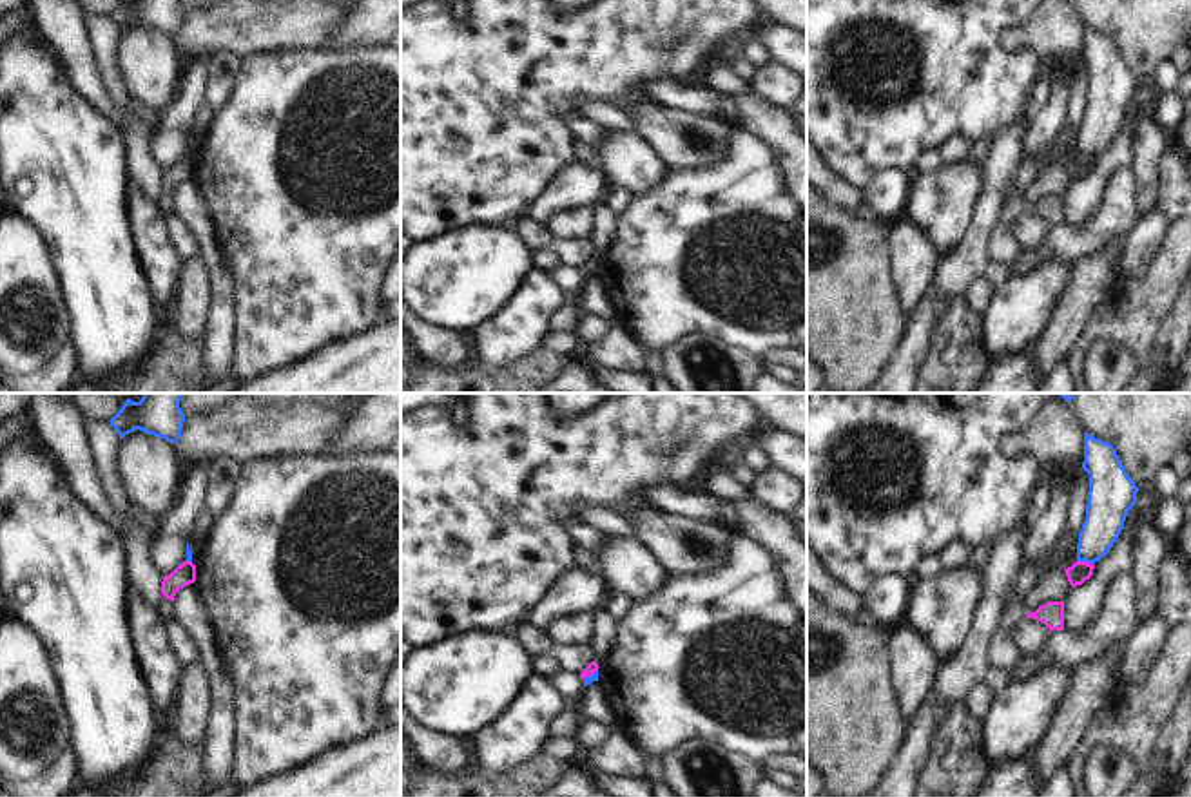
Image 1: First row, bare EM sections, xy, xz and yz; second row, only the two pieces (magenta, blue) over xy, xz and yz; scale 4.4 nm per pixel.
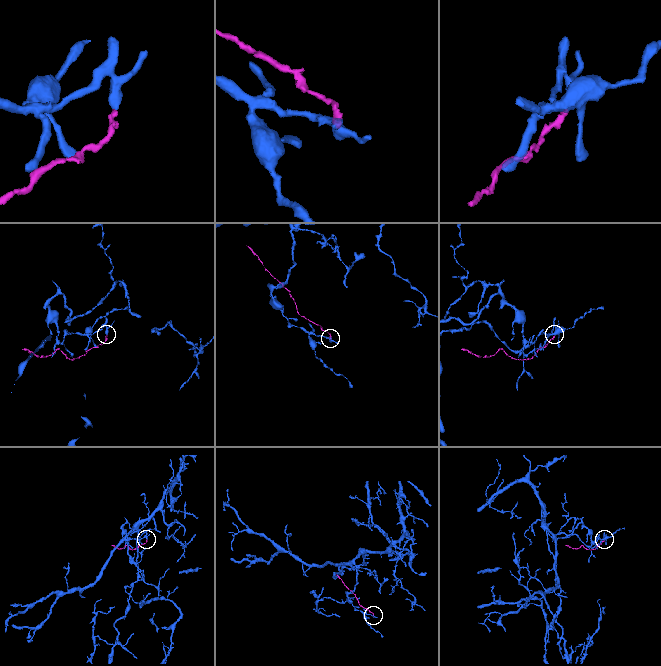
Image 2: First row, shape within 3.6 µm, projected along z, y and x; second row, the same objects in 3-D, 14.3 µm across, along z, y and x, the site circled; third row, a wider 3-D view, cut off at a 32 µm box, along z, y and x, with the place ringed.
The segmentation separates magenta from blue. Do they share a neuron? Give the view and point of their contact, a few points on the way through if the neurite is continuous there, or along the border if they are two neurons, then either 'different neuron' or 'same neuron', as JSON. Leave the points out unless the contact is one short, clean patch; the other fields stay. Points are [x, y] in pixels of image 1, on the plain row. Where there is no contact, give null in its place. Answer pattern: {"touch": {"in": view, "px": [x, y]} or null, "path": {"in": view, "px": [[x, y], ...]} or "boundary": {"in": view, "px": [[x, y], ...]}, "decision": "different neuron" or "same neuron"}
{"touch": {"in": "yz", "px": [1084, 156]}, "boundary": {"in": "yz", "px": [[1077, 154], [1092, 158]]}, "decision": "different neuron"}

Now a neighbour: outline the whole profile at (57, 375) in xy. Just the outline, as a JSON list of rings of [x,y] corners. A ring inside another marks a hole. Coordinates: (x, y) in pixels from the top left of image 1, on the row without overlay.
[[[67,342],[54,359],[27,377],[0,373],[0,393],[65,393],[76,380],[76,355]]]

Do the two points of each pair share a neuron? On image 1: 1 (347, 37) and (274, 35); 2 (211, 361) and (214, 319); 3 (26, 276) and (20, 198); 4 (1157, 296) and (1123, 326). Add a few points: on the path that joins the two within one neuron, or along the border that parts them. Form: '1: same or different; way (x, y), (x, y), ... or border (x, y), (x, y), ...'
1: different; border (345, 19), (316, 49)
2: same; way (214, 350), (214, 330)
3: different; border (19, 214), (35, 229), (48, 250)
4: same; way (1148, 301), (1132, 317)

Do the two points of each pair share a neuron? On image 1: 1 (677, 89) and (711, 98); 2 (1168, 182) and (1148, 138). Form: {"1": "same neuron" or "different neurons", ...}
{"1": "same neuron", "2": "different neurons"}

